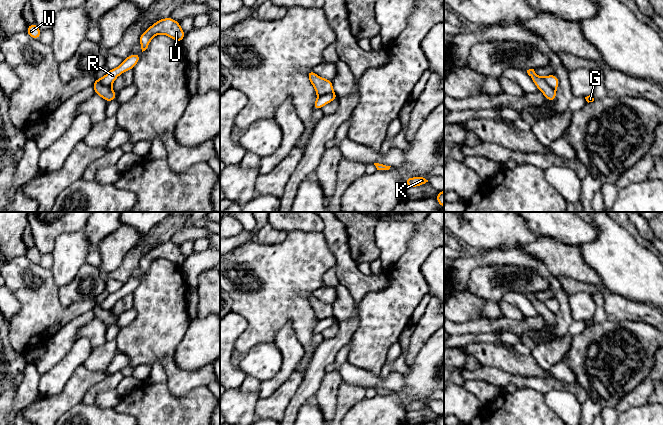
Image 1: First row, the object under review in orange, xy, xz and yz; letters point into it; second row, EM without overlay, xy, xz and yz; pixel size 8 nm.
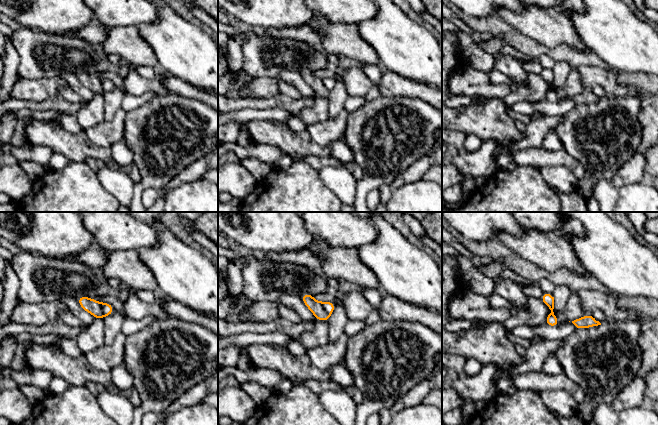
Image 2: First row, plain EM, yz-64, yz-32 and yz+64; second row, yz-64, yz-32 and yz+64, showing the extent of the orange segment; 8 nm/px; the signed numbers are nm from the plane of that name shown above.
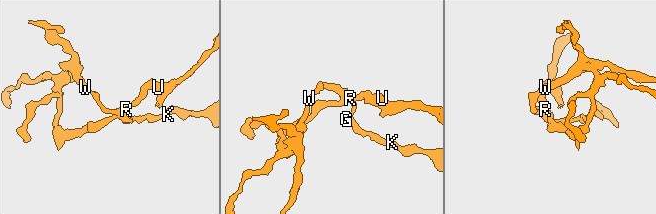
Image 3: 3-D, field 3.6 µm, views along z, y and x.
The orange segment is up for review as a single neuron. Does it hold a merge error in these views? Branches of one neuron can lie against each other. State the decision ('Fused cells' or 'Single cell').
Fused cells

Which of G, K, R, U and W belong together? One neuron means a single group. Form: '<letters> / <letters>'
G K W / R U

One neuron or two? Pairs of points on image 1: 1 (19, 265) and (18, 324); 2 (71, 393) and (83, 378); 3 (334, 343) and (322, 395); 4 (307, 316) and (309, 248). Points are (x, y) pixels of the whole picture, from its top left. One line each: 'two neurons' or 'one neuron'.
1: one neuron
2: one neuron
3: two neurons
4: one neuron

